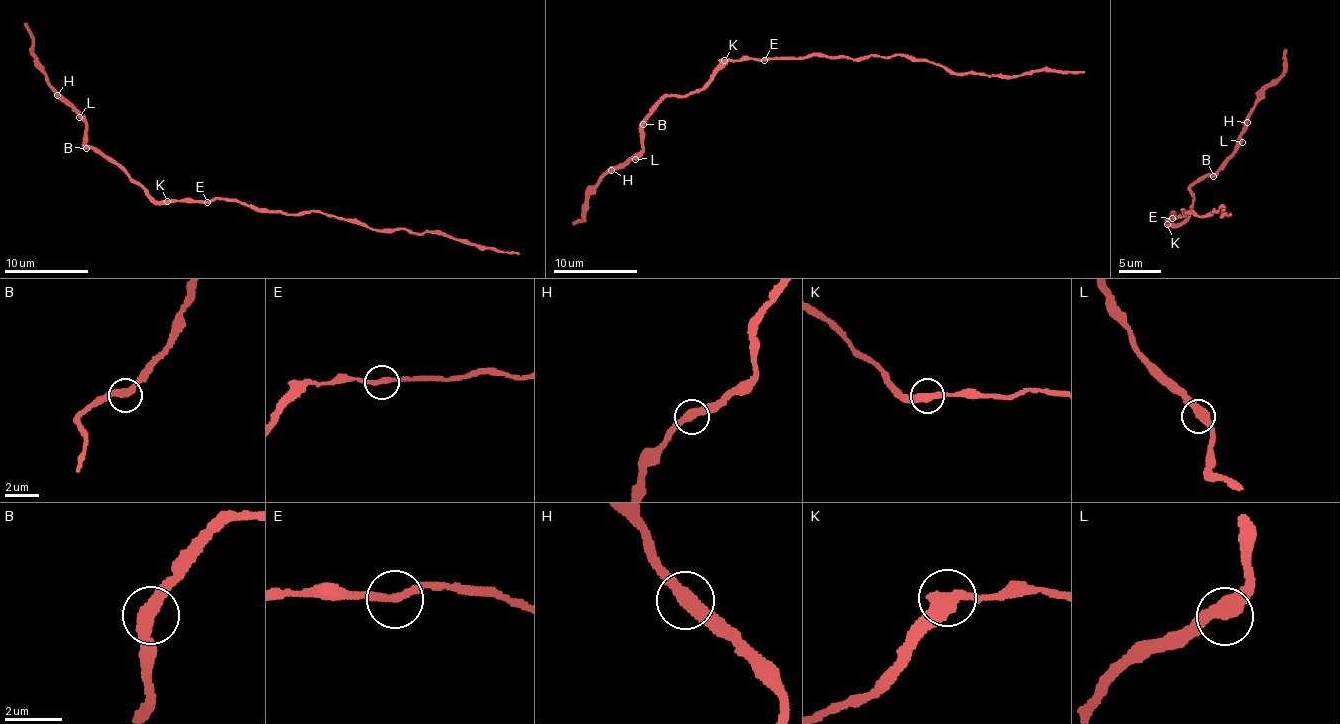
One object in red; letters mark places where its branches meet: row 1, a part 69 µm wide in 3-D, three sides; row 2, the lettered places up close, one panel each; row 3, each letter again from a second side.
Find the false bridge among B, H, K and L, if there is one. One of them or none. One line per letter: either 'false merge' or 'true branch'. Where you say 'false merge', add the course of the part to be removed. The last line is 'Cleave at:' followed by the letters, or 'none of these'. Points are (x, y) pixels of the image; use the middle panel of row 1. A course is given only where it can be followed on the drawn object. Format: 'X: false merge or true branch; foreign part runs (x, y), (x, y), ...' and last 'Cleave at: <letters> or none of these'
B: true branch
H: true branch
K: false merge; foreign part runs (725, 61), (862, 58), (878, 55), (915, 57), (955, 73), (1010, 76), (1043, 71), (1084, 73)
L: true branch
Cleave at: K

